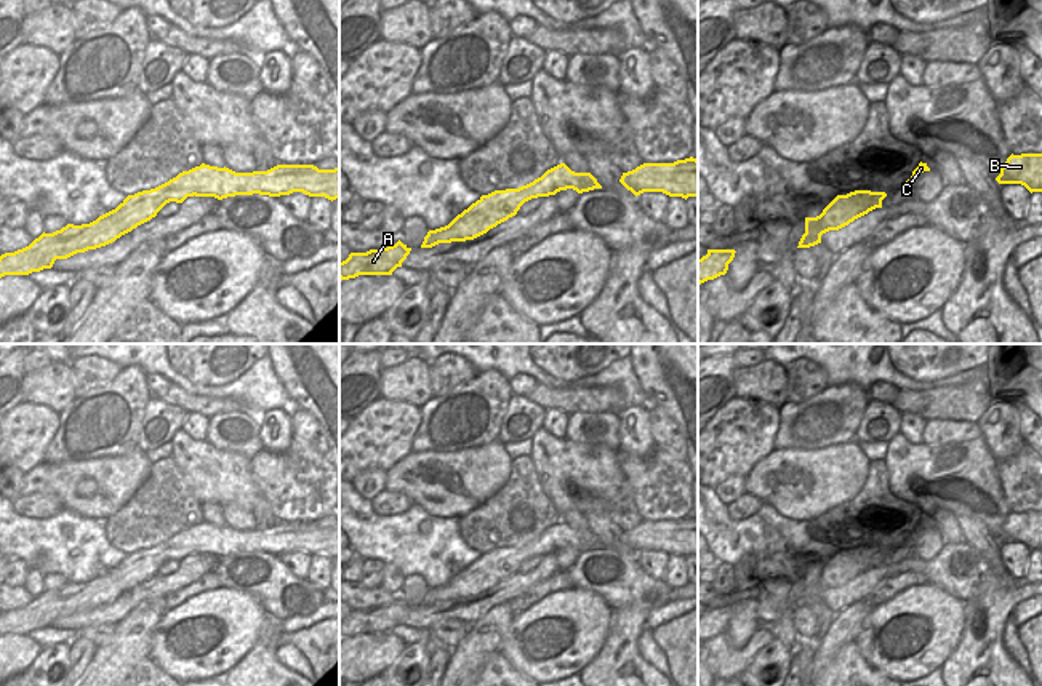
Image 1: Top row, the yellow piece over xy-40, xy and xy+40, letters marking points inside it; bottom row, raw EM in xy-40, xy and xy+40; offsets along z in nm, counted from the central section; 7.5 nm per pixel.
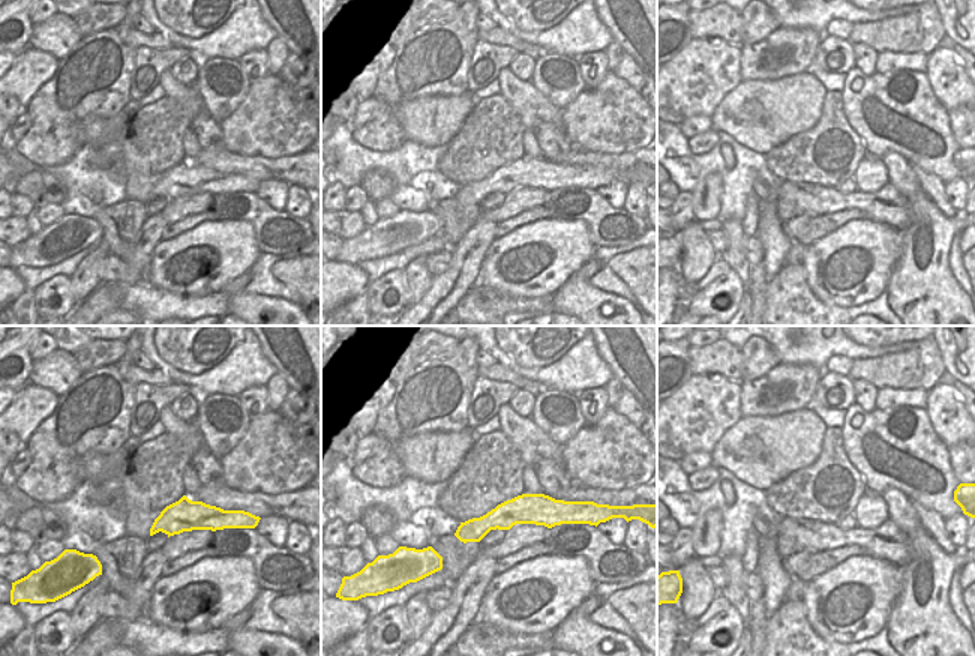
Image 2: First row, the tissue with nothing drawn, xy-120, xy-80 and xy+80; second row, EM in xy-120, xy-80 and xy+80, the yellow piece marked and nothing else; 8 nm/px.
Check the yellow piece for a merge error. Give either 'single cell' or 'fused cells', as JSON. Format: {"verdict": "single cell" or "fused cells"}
{"verdict": "single cell"}

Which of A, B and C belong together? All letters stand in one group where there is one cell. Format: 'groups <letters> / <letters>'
groups A B C

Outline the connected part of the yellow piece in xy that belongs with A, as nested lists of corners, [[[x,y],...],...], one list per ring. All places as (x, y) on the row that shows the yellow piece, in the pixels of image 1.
[[[400,240],[387,248],[370,249],[367,253],[351,253],[339,262],[339,278],[349,280],[359,275],[392,275],[410,254],[411,248]]]

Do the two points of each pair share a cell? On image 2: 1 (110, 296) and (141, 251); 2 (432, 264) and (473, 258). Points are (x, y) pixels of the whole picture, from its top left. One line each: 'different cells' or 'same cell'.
1: same cell
2: different cells

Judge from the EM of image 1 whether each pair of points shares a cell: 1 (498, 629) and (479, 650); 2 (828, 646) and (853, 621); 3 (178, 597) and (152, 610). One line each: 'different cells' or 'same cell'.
1: same cell
2: same cell
3: different cells

